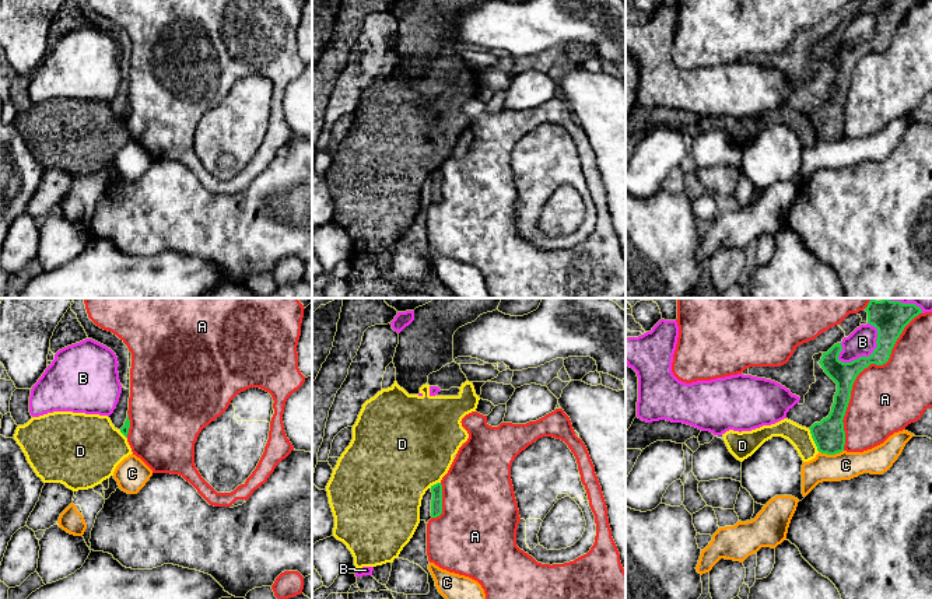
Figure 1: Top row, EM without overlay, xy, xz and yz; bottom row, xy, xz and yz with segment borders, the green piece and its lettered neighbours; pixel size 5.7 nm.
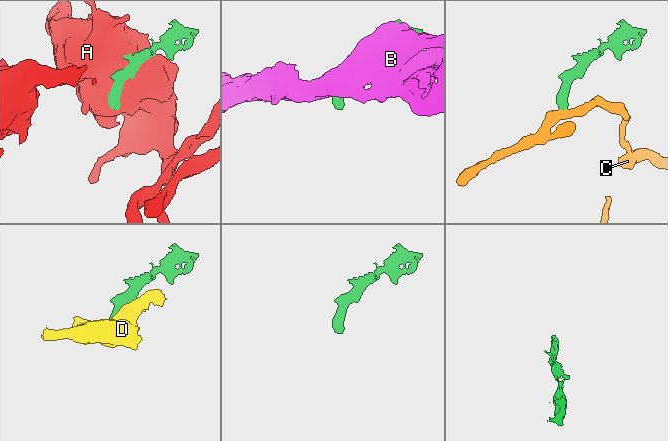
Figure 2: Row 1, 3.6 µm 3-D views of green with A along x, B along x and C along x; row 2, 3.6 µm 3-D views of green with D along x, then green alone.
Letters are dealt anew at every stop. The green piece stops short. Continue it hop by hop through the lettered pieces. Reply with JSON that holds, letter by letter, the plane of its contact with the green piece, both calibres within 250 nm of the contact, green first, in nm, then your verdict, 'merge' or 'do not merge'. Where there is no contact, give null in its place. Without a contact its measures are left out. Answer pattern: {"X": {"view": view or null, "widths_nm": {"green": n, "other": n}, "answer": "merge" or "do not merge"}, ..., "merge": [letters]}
{"A": {"view": "yz", "widths_nm": {"green": 140, "other": 400}, "answer": "do not merge"}, "B": {"view": "yz", "widths_nm": {"green": 150, "other": 160}, "answer": "do not merge"}, "C": {"view": "yz", "widths_nm": {"green": 190, "other": 160}, "answer": "do not merge"}, "D": {"view": "yz", "widths_nm": {"green": 190, "other": 120}, "answer": "do not merge"}, "merge": []}

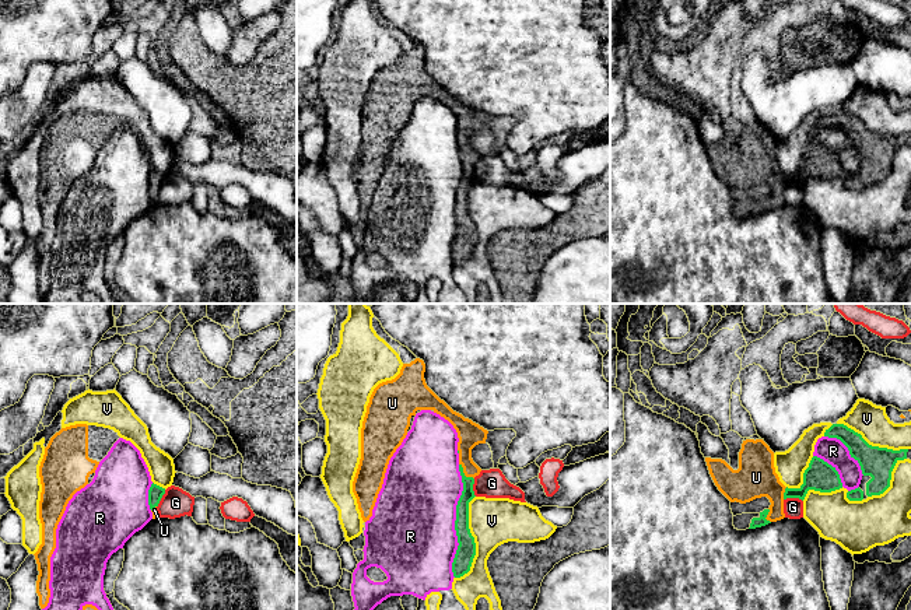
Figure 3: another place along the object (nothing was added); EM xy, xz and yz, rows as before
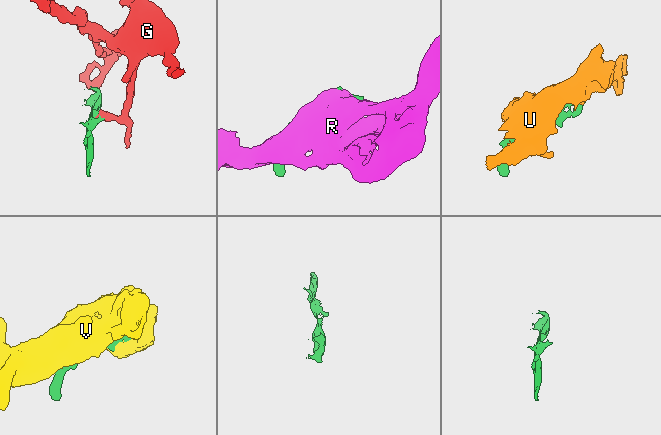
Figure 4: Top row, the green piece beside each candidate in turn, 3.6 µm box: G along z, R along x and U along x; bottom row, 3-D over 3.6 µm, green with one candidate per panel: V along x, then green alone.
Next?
{"G": {"view": "yz", "widths_nm": {"green": 170, "other": 110}, "answer": "do not merge"}, "R": {"view": "xz", "widths_nm": {"green": 110, "other": 480}, "answer": "do not merge"}, "U": {"view": "xz", "widths_nm": {"green": 80, "other": 140}, "answer": "merge"}, "V": {"view": "xz", "widths_nm": {"green": 110, "other": 280}, "answer": "do not merge"}, "merge": ["U"]}

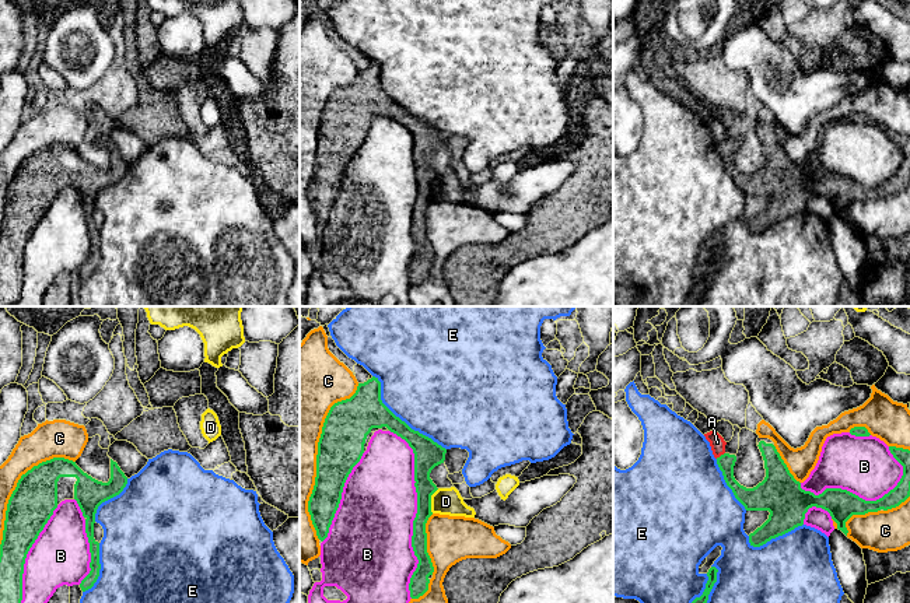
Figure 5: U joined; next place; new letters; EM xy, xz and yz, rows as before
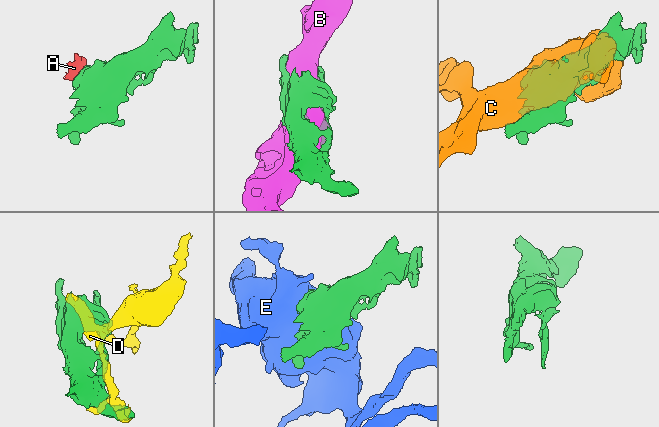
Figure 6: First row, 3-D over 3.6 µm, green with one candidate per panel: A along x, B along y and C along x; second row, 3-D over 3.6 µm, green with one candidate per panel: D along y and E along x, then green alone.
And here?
{"A": {"view": "yz", "widths_nm": {"green": 100, "other": 90}, "answer": "do not merge"}, "B": {"view": "xz", "widths_nm": {"green": 110, "other": 440}, "answer": "do not merge"}, "C": {"view": "xz", "widths_nm": {"green": 260, "other": 280}, "answer": "do not merge"}, "D": {"view": "xz", "widths_nm": {"green": 140, "other": 160}, "answer": "do not merge"}, "E": {"view": "xz", "widths_nm": {"green": 220, "other": 500}, "answer": "do not merge"}, "merge": []}

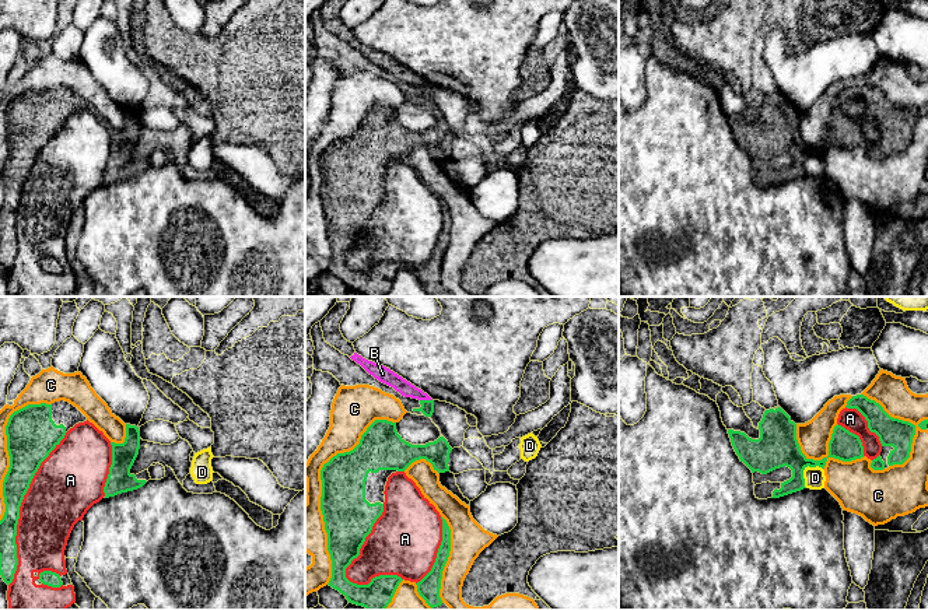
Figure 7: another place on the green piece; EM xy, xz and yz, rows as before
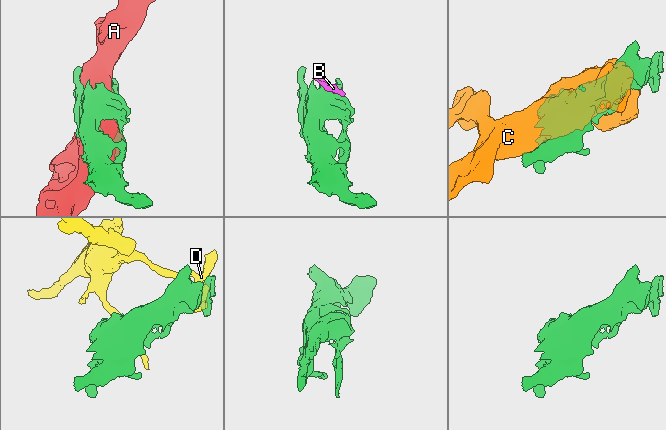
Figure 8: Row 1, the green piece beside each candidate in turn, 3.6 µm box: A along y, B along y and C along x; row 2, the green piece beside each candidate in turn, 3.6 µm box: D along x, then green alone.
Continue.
{"A": {"view": "xy", "widths_nm": {"green": 160, "other": 360}, "answer": "do not merge"}, "B": {"view": "xz", "widths_nm": {"green": 80, "other": 90}, "answer": "do not merge"}, "C": {"view": "xz", "widths_nm": {"green": 280, "other": 220}, "answer": "do not merge"}, "D": {"view": "yz", "widths_nm": {"green": 240, "other": 120}, "answer": "do not merge"}, "merge": []}

